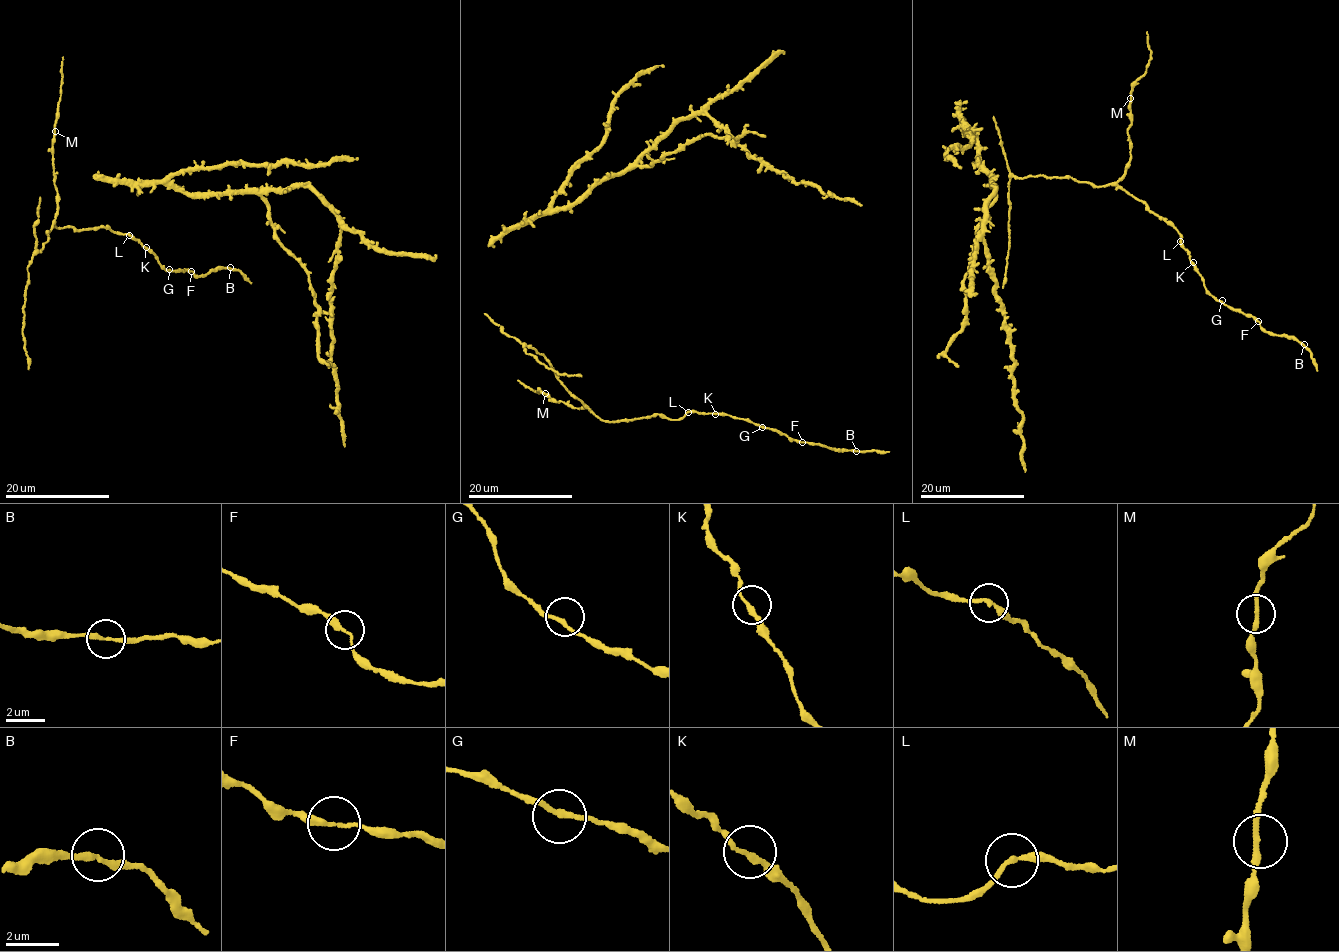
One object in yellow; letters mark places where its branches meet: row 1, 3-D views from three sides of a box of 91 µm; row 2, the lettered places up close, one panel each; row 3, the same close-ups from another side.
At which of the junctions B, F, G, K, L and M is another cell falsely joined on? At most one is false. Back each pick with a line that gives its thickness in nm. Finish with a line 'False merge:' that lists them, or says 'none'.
False merge: none

